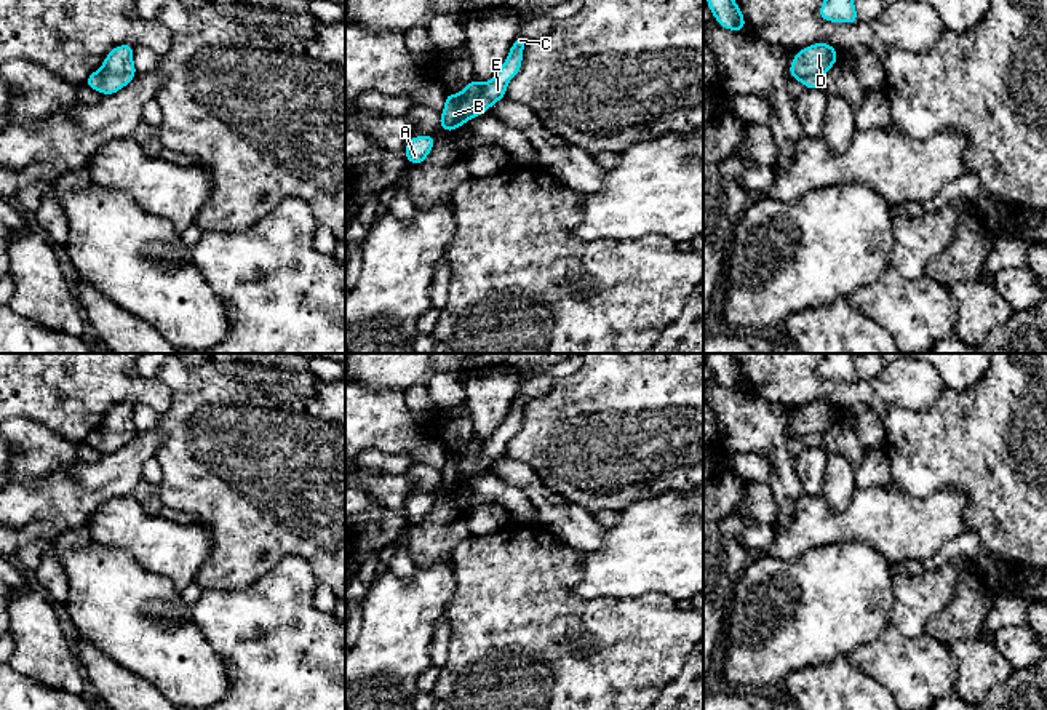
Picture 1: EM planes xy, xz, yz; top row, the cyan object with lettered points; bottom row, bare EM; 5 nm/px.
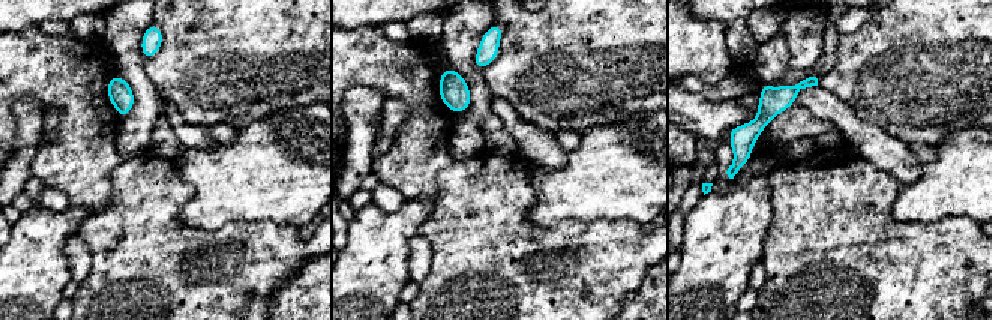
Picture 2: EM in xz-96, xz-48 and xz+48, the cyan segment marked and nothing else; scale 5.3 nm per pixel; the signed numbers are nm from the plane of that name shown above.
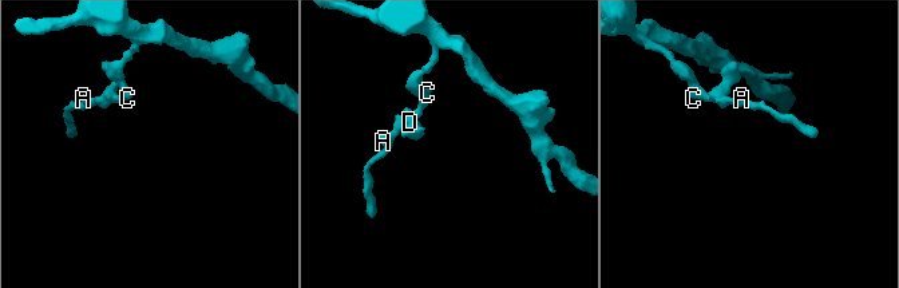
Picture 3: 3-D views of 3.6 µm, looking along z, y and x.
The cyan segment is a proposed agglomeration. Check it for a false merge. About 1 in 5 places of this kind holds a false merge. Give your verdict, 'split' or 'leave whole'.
split

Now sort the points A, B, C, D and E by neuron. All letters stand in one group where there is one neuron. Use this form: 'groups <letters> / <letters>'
groups A B C E / D

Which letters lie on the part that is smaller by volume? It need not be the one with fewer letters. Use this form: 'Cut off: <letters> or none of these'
Cut off: D

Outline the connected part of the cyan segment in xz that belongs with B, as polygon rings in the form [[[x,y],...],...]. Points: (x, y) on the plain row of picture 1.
[[[516,393],[505,421],[500,424],[491,440],[484,441],[478,457],[468,457],[460,453],[444,453],[444,469],[438,475],[438,483],[444,491],[459,488],[464,481],[483,470],[486,464],[496,462],[507,456],[508,440],[520,432],[523,425],[523,409],[527,401],[524,393]]]

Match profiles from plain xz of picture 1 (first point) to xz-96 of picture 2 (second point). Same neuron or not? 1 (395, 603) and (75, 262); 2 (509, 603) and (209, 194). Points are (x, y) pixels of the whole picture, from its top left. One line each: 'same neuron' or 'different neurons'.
1: different neurons
2: different neurons

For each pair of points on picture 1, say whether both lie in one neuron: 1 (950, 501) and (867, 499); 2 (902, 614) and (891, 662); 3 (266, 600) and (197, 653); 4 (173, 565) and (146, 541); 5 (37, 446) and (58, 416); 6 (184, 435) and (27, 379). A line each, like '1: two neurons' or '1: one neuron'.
1: one neuron
2: two neurons
3: two neurons
4: one neuron
5: two neurons
6: two neurons

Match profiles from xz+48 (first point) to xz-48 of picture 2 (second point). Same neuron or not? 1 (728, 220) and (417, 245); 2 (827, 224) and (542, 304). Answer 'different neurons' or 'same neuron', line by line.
1: different neurons
2: same neuron

